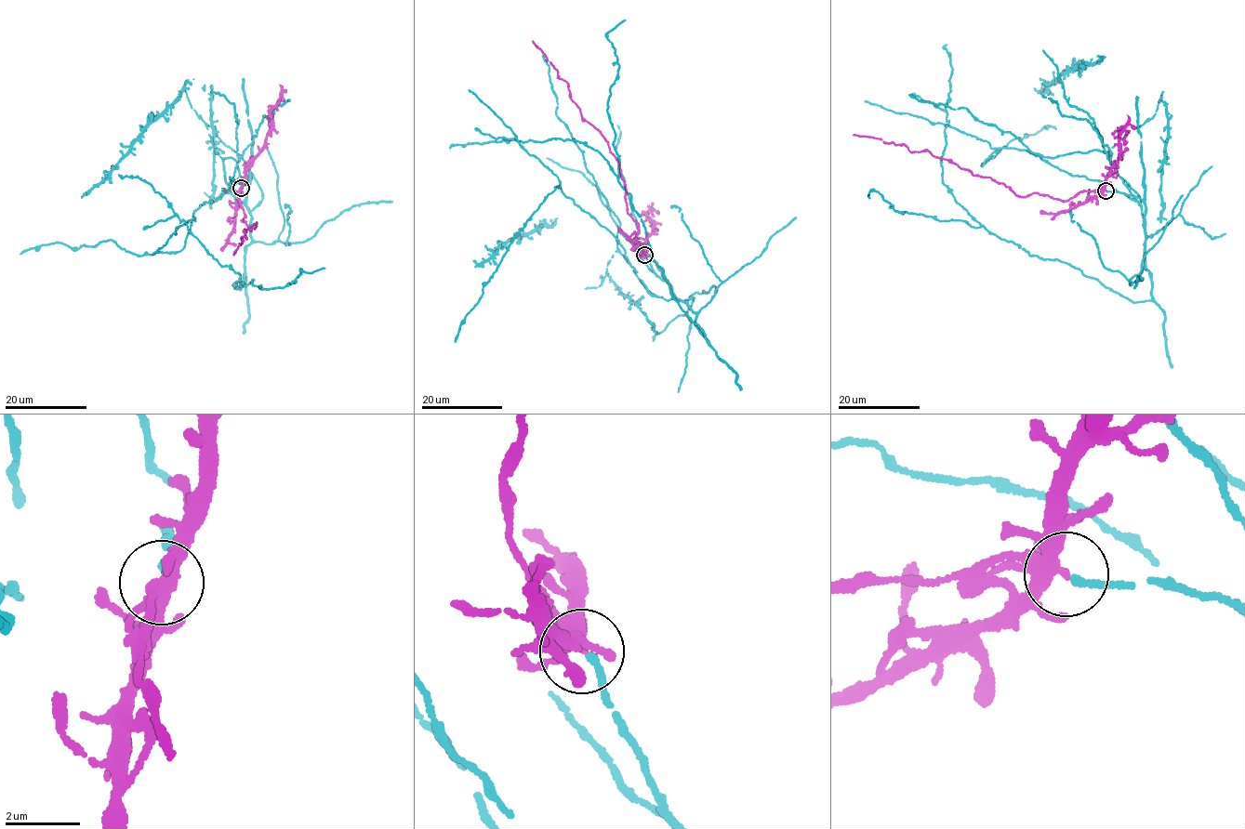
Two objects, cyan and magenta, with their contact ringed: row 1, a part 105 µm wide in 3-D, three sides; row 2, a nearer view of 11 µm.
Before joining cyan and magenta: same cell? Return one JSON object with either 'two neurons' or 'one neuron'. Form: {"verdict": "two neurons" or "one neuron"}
{"verdict": "one neuron"}

